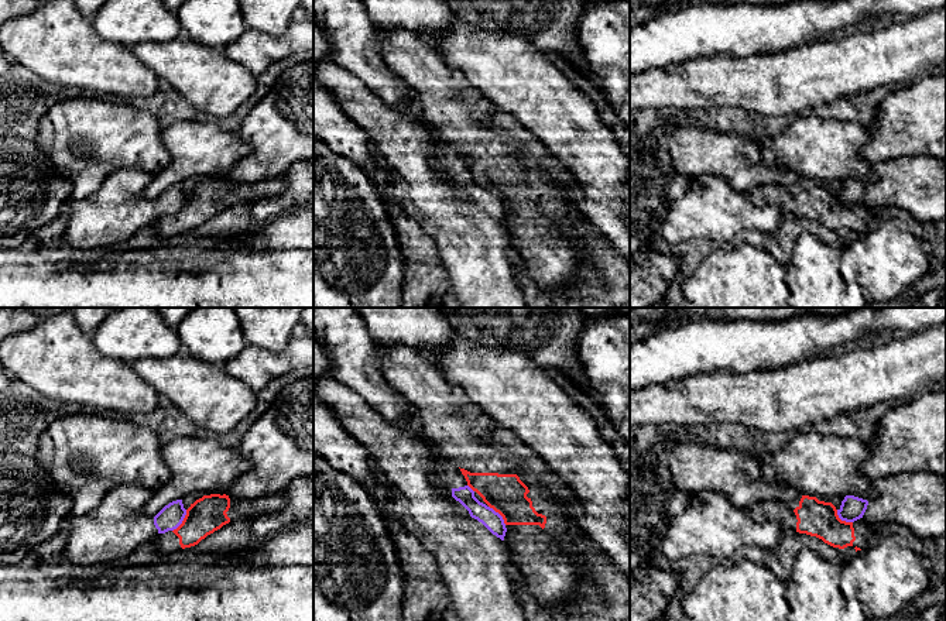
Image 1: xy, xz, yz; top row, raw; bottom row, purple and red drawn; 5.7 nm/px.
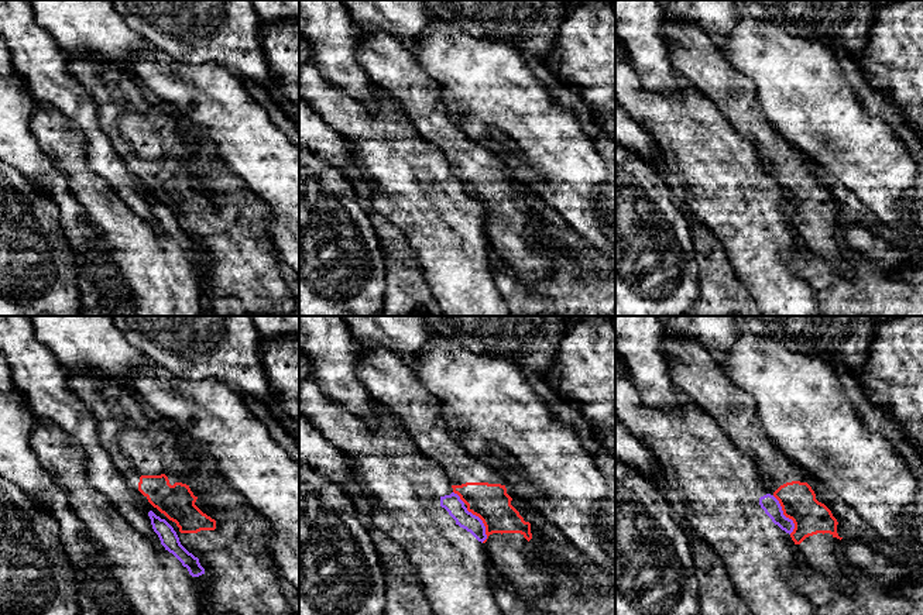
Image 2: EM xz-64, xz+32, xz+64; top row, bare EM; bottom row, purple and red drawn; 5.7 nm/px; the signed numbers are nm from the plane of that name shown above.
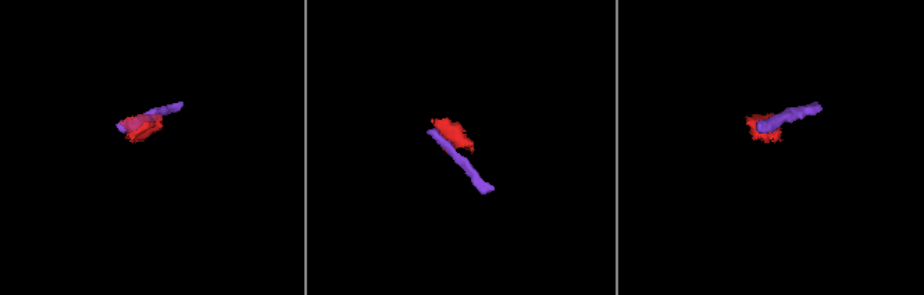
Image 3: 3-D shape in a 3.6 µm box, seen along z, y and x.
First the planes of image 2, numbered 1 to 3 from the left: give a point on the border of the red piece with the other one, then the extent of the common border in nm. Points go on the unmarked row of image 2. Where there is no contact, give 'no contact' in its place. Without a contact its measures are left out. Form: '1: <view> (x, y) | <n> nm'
1: no contact
2: xz+32 (483, 208) | 220 nm
3: xz+64 (783, 199) | 240 nm

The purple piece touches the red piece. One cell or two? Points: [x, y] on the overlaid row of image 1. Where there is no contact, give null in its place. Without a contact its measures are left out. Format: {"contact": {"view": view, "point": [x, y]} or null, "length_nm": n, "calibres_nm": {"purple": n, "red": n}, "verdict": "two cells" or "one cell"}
{"contact": {"view": "xy", "point": [182, 520]}, "length_nm": 150, "calibres_nm": {"purple": 140, "red": 200}, "verdict": "two cells"}

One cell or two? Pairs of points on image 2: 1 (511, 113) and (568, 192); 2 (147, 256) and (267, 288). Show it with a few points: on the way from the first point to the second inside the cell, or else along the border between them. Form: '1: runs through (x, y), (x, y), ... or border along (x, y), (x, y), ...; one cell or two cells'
1: runs through (531, 133), (562, 164), (566, 172); one cell
2: border along (198, 243), (196, 274), (208, 299); two cells

